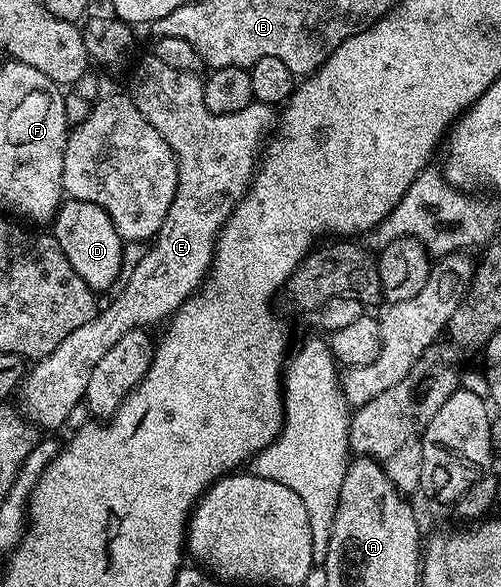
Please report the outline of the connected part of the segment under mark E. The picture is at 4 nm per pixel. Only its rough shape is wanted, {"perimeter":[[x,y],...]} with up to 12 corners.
{"perimeter":[[147,57],[127,91],[177,191],[115,299],[22,376],[57,430],[93,365],[199,289],[254,178],[270,104],[213,113],[194,72]]}

